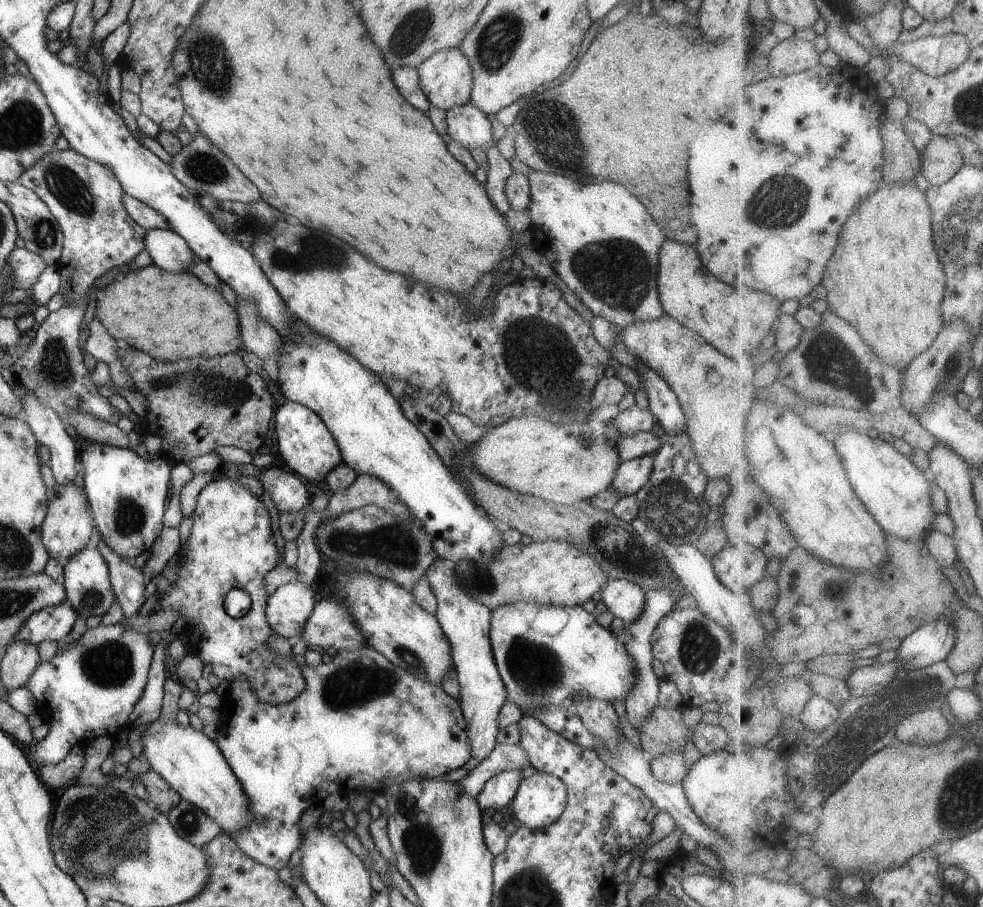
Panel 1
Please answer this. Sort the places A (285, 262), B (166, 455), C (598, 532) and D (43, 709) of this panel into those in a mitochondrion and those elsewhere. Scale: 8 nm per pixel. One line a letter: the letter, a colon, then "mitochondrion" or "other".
A: mitochondrion
B: other
C: mitochondrion
D: other

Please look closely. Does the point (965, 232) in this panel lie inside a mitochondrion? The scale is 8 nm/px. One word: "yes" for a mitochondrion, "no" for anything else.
yes

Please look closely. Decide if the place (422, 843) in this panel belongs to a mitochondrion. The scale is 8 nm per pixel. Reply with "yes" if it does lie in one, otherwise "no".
yes

